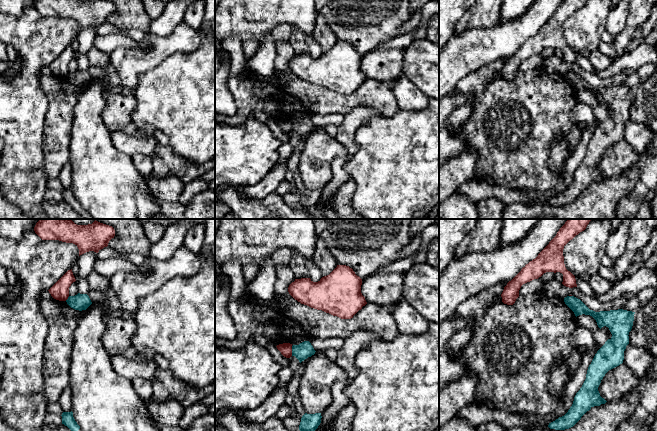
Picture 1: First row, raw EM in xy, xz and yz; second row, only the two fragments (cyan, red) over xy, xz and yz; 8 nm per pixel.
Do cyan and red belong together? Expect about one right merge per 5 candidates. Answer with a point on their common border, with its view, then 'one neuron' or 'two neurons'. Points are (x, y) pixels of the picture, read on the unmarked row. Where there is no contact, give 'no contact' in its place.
contact xz (292, 127); two neurons

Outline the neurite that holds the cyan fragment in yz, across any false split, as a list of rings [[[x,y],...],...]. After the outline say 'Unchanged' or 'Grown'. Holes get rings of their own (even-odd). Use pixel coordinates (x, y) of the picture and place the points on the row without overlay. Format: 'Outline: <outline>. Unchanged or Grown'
Outline: [[[574,72],[565,73],[564,78],[576,93],[582,90],[590,91],[596,96],[600,105],[604,102],[608,103],[612,113],[595,130],[588,143],[586,155],[576,169],[568,188],[549,199],[548,203],[555,206],[573,203],[592,183],[607,178],[600,172],[598,163],[609,146],[623,139],[624,127],[629,120],[628,111],[632,105],[635,90],[623,85],[595,88]]]. Unchanged

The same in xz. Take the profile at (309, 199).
Outline: [[[305,189],[299,201],[299,206],[308,210],[313,210],[313,208],[318,204],[321,199],[321,189],[307,190]]]. Unchanged

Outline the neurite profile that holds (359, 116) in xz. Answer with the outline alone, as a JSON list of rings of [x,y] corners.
[[[356,107],[344,116],[342,124],[337,127],[335,139],[346,148],[347,159],[358,150],[355,143],[357,130],[377,116],[381,116],[377,110],[366,107]]]

